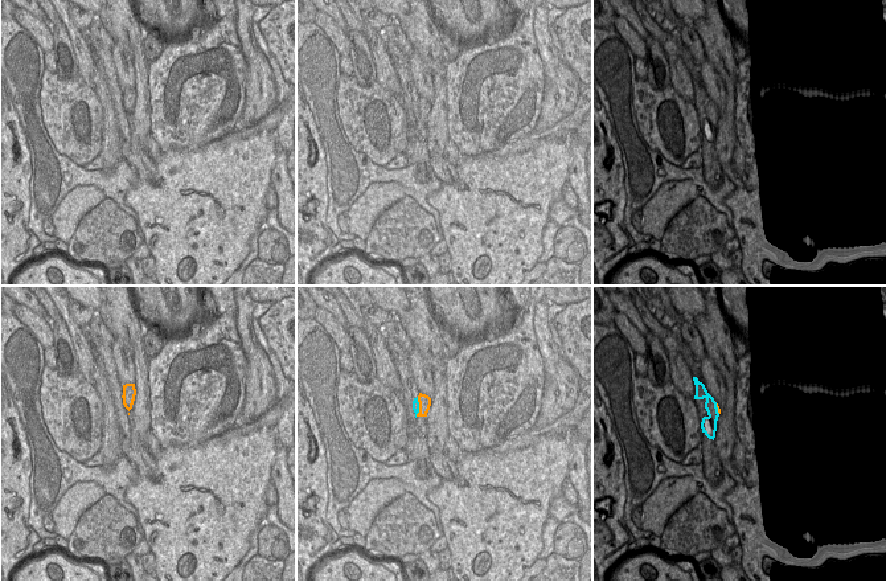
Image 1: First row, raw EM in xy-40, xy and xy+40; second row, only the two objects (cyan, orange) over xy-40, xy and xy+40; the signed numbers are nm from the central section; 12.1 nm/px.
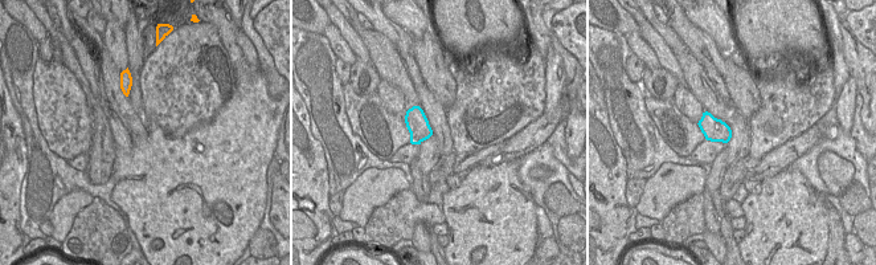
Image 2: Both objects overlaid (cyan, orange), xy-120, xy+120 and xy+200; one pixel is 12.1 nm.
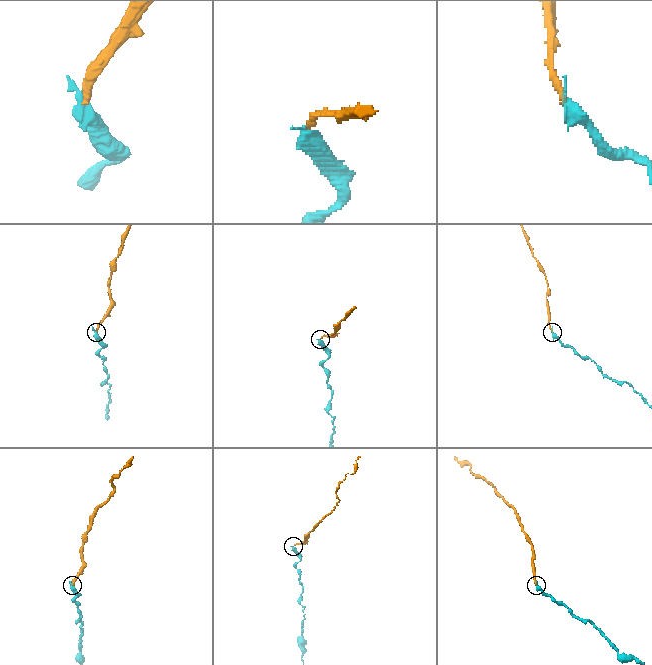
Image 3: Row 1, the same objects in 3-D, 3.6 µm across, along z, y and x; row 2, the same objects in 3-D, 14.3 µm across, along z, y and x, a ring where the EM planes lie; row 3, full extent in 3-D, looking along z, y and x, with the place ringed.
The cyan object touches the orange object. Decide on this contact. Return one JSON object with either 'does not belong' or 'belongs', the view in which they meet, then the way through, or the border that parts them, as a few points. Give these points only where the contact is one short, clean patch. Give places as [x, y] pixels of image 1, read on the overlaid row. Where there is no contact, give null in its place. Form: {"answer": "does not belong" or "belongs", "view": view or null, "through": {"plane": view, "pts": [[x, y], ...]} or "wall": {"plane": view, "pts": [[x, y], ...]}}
{"answer": "belongs", "view": "xy", "through": {"plane": "xy", "pts": [[415, 405], [418, 406], [425, 401]]}}

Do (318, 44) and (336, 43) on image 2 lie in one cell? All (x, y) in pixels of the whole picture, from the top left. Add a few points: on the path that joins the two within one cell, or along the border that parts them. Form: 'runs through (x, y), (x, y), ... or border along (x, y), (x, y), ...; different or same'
border along (323, 33), (338, 57); different

